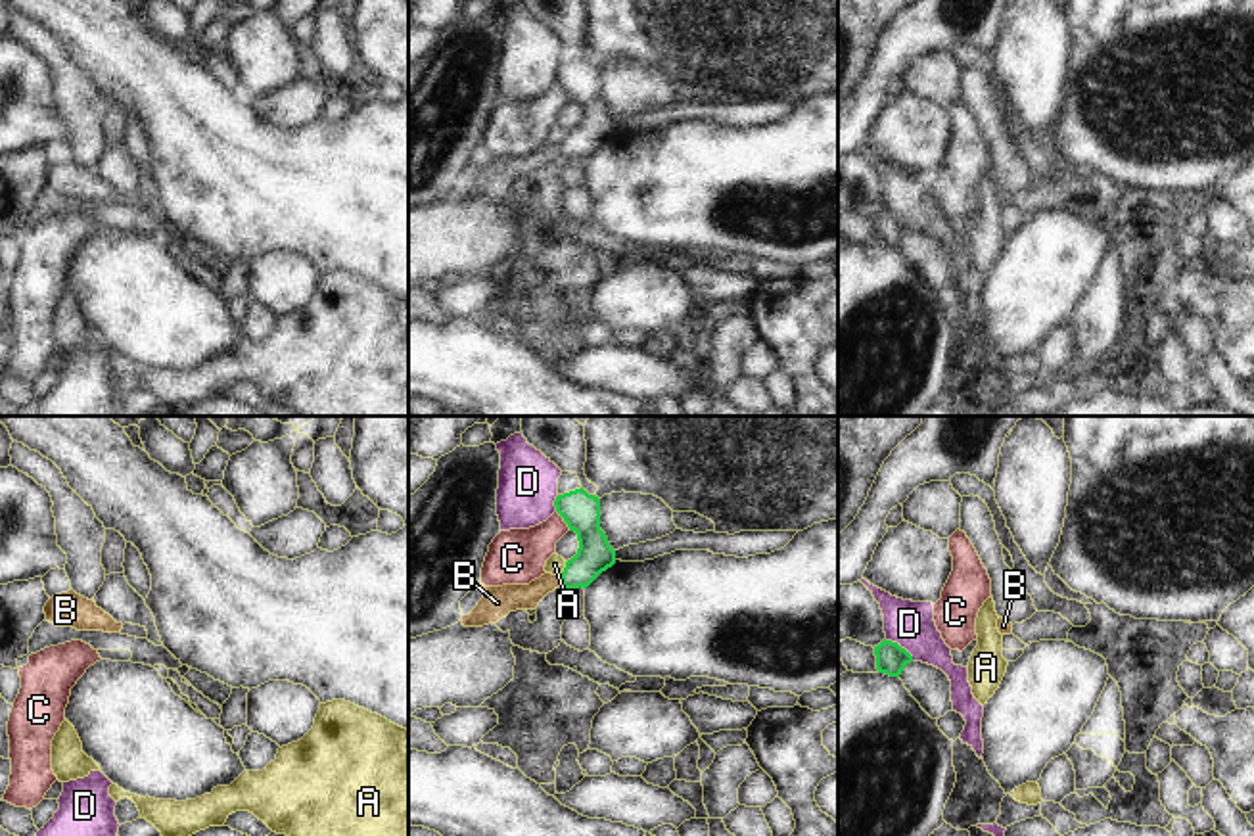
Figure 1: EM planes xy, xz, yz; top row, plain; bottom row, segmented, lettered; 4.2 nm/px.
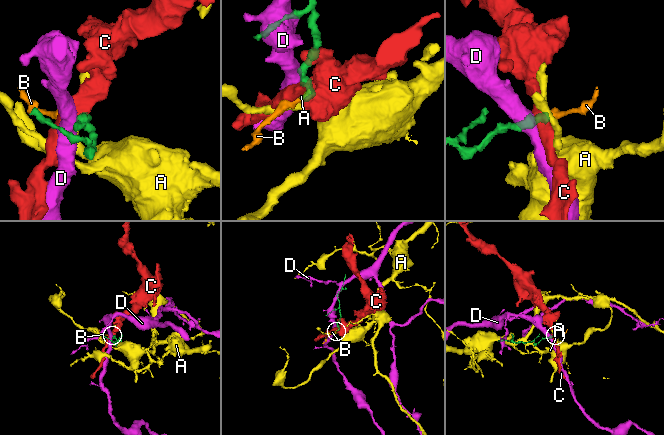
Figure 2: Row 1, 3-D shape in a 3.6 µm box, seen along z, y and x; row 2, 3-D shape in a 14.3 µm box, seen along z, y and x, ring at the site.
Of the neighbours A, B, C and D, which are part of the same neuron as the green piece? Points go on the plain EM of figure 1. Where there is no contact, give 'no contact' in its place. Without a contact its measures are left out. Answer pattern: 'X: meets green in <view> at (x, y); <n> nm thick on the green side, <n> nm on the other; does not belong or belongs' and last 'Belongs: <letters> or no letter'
A: meets green in xz at (564, 139); 160 nm thick on the green side, 80 nm on the other; does not belong
B: meets green in xz at (562, 152); 150 nm thick on the green side, 120 nm on the other; belongs
C: meets green in xz at (564, 91); 160 nm thick on the green side, 240 nm on the other; does not belong
D: meets green in yz at (898, 215); 130 nm thick on the green side, 190 nm on the other; does not belong
Belongs: B

